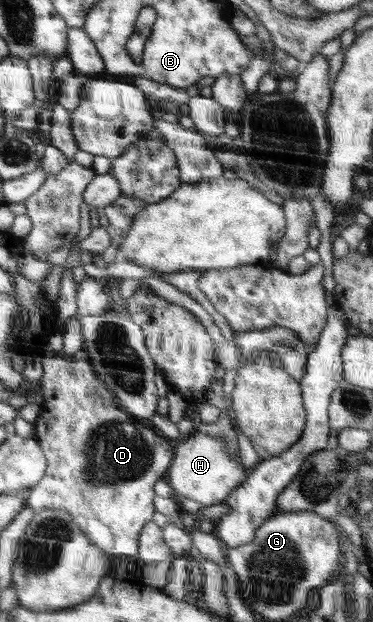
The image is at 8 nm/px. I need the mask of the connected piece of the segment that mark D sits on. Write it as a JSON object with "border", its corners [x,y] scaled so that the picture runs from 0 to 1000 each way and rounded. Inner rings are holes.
{"border":[[[225,559],[193,569],[188,574],[193,579],[180,579],[180,572],[182,571],[164,563],[137,568],[123,566],[113,574],[118,605],[113,605],[107,613],[115,630],[115,646],[107,650],[107,667],[91,680],[91,701],[113,727],[121,730],[126,751],[121,752],[121,760],[113,764],[113,768],[86,785],[75,786],[67,807],[70,814],[91,820],[94,825],[118,818],[166,818],[185,823],[188,830],[201,836],[201,841],[214,847],[214,852],[241,867],[241,871],[247,871],[252,878],[271,881],[287,891],[292,897],[287,908],[298,910],[308,894],[346,895],[370,891],[378,852],[397,838],[408,836],[408,830],[413,830],[413,823],[418,823],[413,805],[408,804],[416,796],[416,778],[429,770],[445,770],[458,743],[464,741],[466,719],[456,707],[432,703],[418,693],[413,695],[402,691],[402,688],[386,686],[373,672],[362,672],[322,654],[308,635],[260,608],[257,598],[247,593],[247,587],[241,587],[236,571],[231,571]]]}

